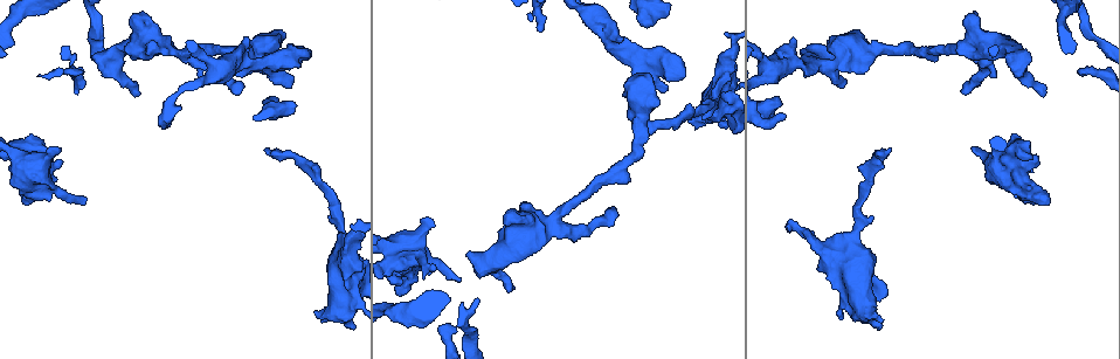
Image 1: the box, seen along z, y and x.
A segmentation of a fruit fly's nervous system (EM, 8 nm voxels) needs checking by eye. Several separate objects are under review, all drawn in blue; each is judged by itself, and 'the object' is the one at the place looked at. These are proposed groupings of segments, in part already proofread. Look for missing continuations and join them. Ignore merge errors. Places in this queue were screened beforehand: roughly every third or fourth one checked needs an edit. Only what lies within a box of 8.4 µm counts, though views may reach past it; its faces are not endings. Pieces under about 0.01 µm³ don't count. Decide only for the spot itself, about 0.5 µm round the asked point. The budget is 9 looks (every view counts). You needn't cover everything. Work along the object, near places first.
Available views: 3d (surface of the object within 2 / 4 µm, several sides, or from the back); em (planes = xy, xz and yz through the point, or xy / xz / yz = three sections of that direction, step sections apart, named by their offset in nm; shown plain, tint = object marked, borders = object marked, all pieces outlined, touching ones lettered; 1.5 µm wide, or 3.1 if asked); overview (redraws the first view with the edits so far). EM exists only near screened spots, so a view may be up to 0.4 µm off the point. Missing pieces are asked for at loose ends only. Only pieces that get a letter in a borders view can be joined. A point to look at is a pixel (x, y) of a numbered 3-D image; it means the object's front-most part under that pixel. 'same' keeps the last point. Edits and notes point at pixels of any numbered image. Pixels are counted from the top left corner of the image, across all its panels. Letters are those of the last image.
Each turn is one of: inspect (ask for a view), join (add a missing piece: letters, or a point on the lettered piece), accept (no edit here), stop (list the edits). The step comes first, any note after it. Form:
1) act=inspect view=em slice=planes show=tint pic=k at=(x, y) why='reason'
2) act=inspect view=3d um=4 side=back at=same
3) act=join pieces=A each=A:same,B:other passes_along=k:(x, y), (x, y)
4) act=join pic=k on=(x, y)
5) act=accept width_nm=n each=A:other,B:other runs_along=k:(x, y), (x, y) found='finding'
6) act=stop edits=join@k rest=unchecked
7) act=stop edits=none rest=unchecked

act=inspect view=em slice=planes show=borders pic=1 at=(1078, 72) why='branch stops here'

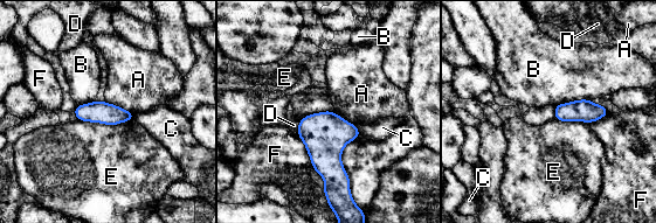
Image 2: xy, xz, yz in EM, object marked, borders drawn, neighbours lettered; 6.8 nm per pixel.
act=accept width_nm=130 each=A:other,B:other,C:other,D:other,E:other,F:other border=2:(105, 100), (132, 113) found='no lettered piece goes on from it'

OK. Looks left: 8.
act=inspect view=em slice=planes show=borders pic=1 at=(957, 49) why='stops while still wide'

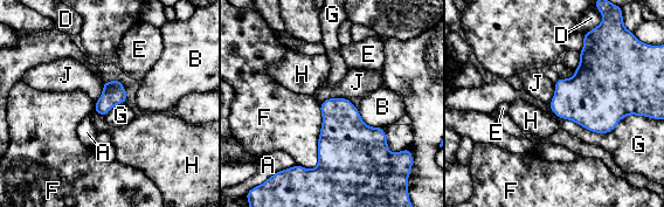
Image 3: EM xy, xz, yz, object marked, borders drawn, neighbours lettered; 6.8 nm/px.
act=accept longest_contact=G:600nm each=A:other,B:other,D:other,E:other,F:other,G:other,H:other,J:other border=3:(548, 105), (600, 133), (637, 116) found='none of them fits'

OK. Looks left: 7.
act=inspect view=em slice=yz step=4 show=borders pic=1 at=(891, 148) why='an open end'

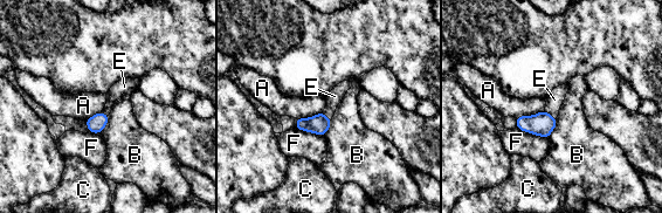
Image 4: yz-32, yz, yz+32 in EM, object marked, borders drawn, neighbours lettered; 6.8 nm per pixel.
act=join pic=4 on=(554, 100) each=A:other,B:other,C:other,E:same,F:other passes_along=4:(542, 124), (550, 115), (554, 100) found='the neuron continues'

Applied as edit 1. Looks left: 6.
act=inspect view=em slice=planes show=borders pic=1 at=(84, 200) why='an open end'

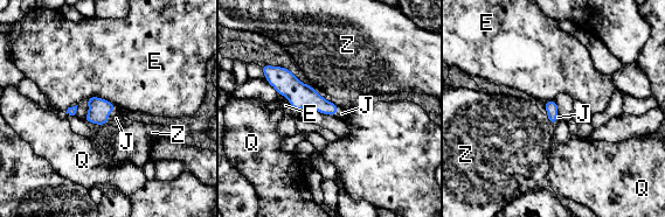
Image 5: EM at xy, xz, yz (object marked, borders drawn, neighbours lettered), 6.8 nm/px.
act=join pic=5 on=(116, 118) each=E:other,J:same,Q:other,Z:other passes_along=5:(99, 109), (108, 114), (116, 118) found='it goes on there'

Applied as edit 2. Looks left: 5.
act=stop edits=join@4,join@5 rest=unchecked

